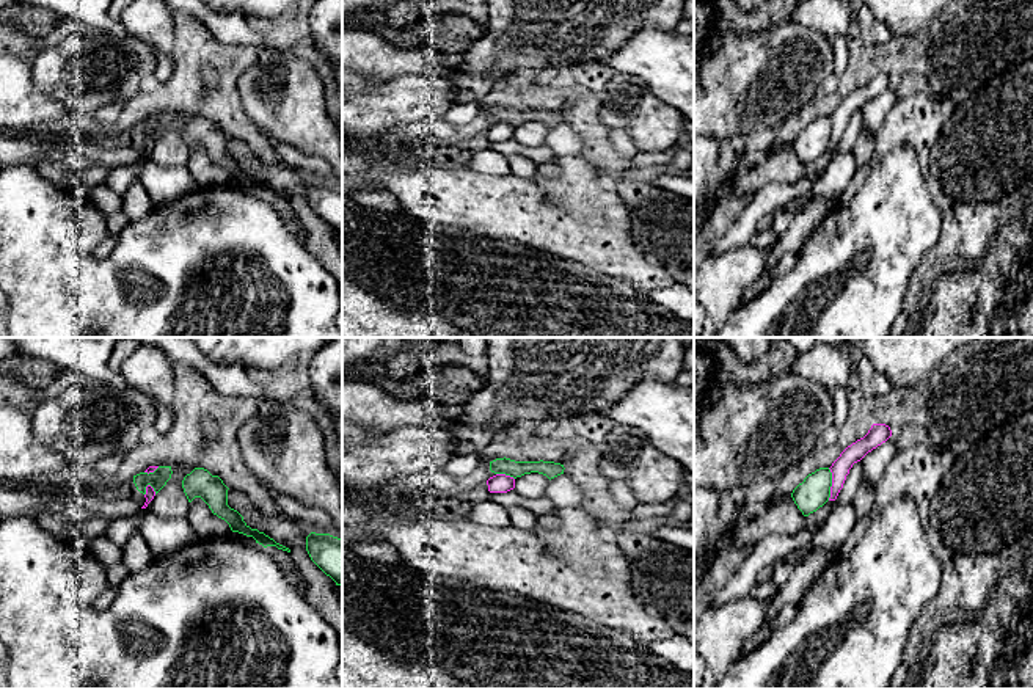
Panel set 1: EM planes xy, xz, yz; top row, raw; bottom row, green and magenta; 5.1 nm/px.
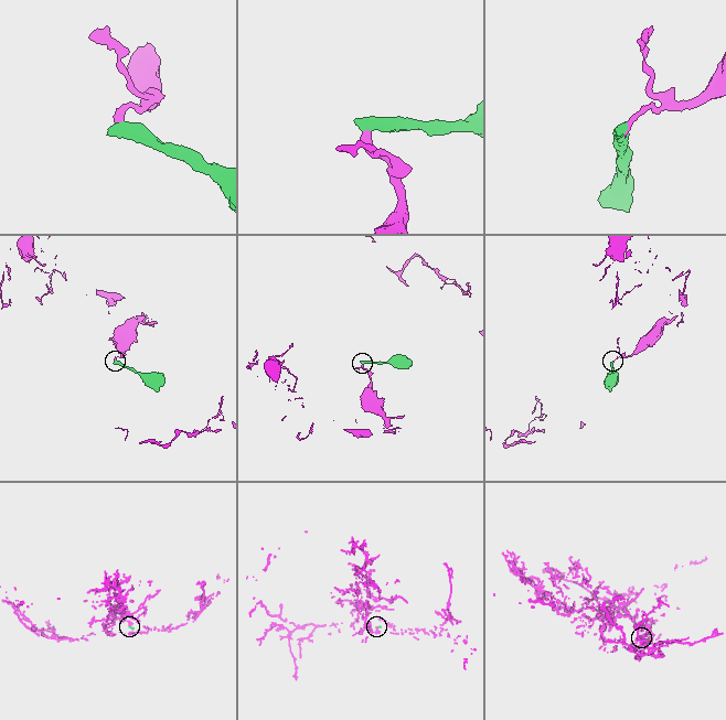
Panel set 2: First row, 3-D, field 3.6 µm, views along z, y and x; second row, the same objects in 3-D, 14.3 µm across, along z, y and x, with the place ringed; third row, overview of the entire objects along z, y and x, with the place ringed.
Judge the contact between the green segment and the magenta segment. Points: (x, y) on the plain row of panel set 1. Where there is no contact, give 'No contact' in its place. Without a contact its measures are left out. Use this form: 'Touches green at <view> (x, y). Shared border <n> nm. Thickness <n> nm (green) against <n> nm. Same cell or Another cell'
Touches green at yz (831, 132). Shared border 170 nm. Thickness 160 nm (green) against 100 nm. Another cell

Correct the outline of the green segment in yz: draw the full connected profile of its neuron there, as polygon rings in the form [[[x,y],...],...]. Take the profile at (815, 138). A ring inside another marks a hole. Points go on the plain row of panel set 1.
[[[819,116],[809,122],[802,132],[799,132],[791,146],[804,165],[816,160],[830,146],[832,121],[829,116]]]

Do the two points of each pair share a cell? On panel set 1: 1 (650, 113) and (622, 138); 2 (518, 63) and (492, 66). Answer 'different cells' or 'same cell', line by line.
1: different cells
2: same cell

